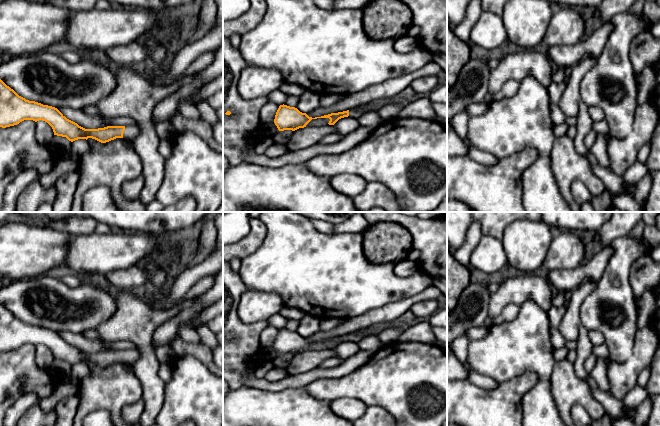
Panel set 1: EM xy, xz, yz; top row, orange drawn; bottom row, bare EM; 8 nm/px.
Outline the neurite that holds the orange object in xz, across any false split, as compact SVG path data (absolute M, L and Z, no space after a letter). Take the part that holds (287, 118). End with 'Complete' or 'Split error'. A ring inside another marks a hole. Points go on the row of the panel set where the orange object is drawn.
M367 103L347 111L331 113L321 117L312 118L309 117L306 113L300 112L295 107L290 107L283 104L279 106L276 112L274 123L279 131L284 131L284 130L295 131L299 128L304 128L312 119L317 119L317 118L329 118L330 121L328 124L334 125L339 119L344 117L350 116L358 119L363 113L368 112L367 109L369 107L370 106Z. Split error

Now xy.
M0 79L0 127L6 128L24 120L43 120L53 129L54 135L66 137L73 142L92 138L106 143L116 138L134 140L140 133L134 126L107 126L98 129L85 129L67 119L57 108L29 101L19 96Z. Split error

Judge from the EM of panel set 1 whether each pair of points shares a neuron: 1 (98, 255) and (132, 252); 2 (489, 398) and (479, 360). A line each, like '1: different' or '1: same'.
1: same
2: different

